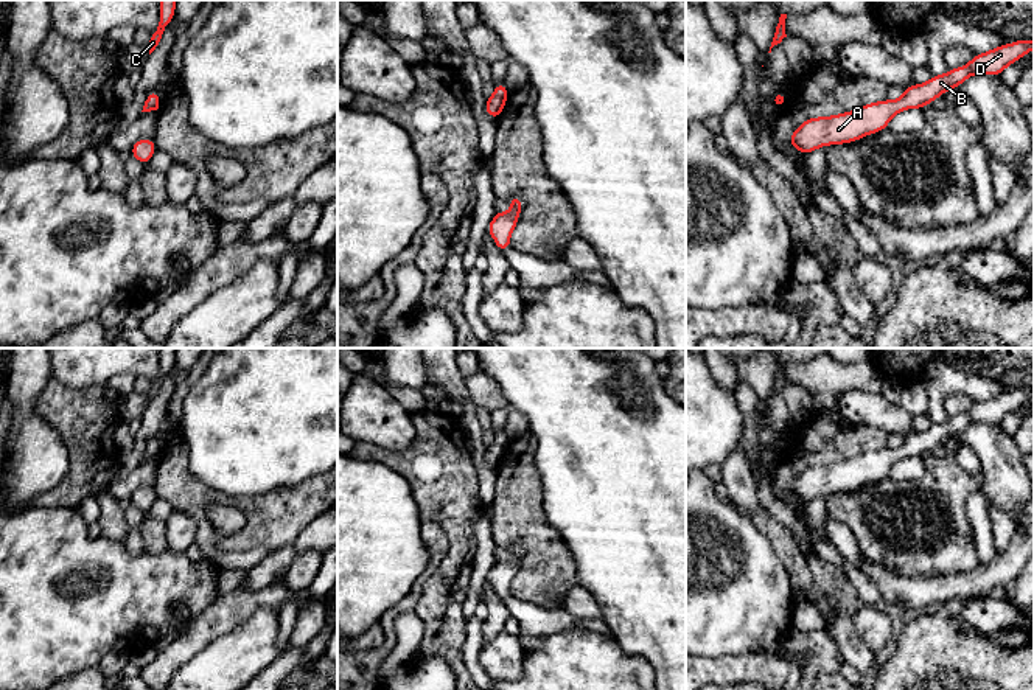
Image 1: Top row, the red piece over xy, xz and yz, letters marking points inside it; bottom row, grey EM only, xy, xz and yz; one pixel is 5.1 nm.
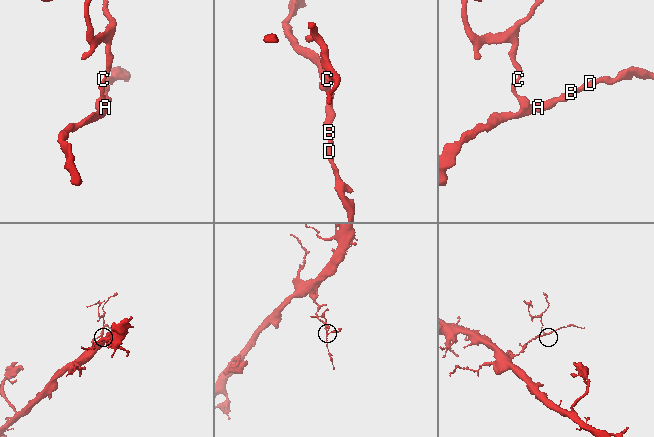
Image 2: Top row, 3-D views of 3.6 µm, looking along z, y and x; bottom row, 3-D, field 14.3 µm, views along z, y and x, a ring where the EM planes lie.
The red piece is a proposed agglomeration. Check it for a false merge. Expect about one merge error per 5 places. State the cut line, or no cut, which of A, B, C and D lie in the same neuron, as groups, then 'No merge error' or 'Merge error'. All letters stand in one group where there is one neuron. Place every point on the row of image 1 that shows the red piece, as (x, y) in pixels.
No split. Groups: A B C D. No merge error

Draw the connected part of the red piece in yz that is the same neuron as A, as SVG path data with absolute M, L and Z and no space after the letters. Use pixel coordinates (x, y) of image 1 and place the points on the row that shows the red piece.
M1032 39L1000 45L987 53L975 54L967 65L952 68L941 76L933 75L925 84L908 85L899 99L869 103L833 117L807 118L791 134L788 145L805 155L821 146L852 143L869 134L877 134L886 129L896 113L934 103L939 95L961 85L972 75L998 76L1031 50L1034 50Z

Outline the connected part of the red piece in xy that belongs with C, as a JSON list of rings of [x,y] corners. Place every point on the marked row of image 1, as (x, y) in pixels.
[[[160,0],[160,6],[159,6],[160,22],[159,22],[157,31],[152,34],[152,37],[151,37],[149,44],[148,44],[149,54],[159,45],[165,28],[173,22],[174,11],[176,11],[176,0]]]

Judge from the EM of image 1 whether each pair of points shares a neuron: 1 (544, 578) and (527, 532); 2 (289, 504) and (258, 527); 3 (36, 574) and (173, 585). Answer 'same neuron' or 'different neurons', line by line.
1: same neuron
2: same neuron
3: same neuron

